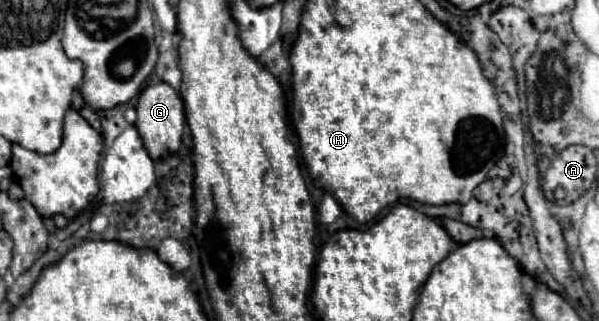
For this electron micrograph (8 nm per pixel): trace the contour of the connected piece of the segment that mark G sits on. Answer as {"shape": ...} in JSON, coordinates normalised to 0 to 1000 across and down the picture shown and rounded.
{"shape":[[[262,259],[249,265],[230,296],[229,315],[229,377],[225,396],[252,483],[252,495],[265,502],[275,495],[302,458],[302,427],[306,427],[306,396],[309,396],[309,333],[299,302],[299,290],[279,265],[279,259]]]}

